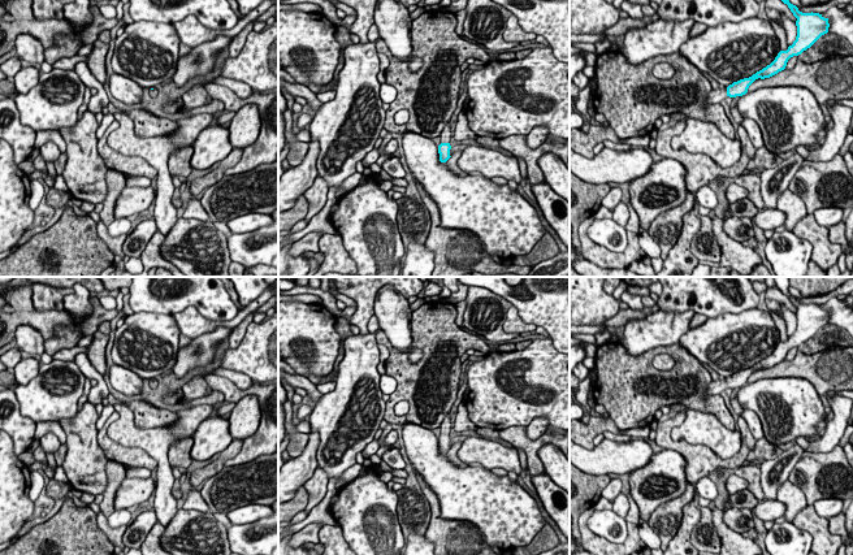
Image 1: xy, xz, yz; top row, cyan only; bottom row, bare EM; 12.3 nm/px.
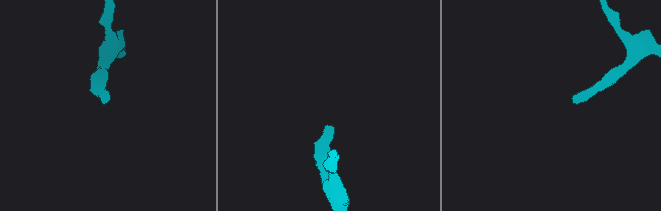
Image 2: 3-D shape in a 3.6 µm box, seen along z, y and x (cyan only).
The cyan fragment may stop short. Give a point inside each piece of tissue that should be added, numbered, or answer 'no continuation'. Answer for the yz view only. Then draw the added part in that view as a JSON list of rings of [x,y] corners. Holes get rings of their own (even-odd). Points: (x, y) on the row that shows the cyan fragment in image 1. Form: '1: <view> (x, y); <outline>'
1: yz (715, 96); [[[727,88],[713,90],[706,99],[707,104],[720,104],[727,97]]]

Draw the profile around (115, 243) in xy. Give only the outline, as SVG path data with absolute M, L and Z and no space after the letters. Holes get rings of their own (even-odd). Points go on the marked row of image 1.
M101 220L96 224L96 230L99 237L104 240L104 243L108 246L109 251L113 255L118 255L121 257L125 256L122 251L122 246L124 246L124 242L126 240L126 235L111 237L108 234L107 226L104 225Z

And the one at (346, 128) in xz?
M376 43L345 48L345 66L339 71L335 97L320 105L308 126L311 142L320 144L317 175L329 188L337 188L335 200L348 191L341 188L341 183L356 173L356 164L373 149L385 125Z

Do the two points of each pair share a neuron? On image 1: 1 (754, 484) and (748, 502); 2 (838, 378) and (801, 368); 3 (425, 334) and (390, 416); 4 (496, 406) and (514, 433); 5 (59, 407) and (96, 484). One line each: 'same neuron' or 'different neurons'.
1: different neurons
2: same neuron
3: same neuron
4: different neurons
5: different neurons

